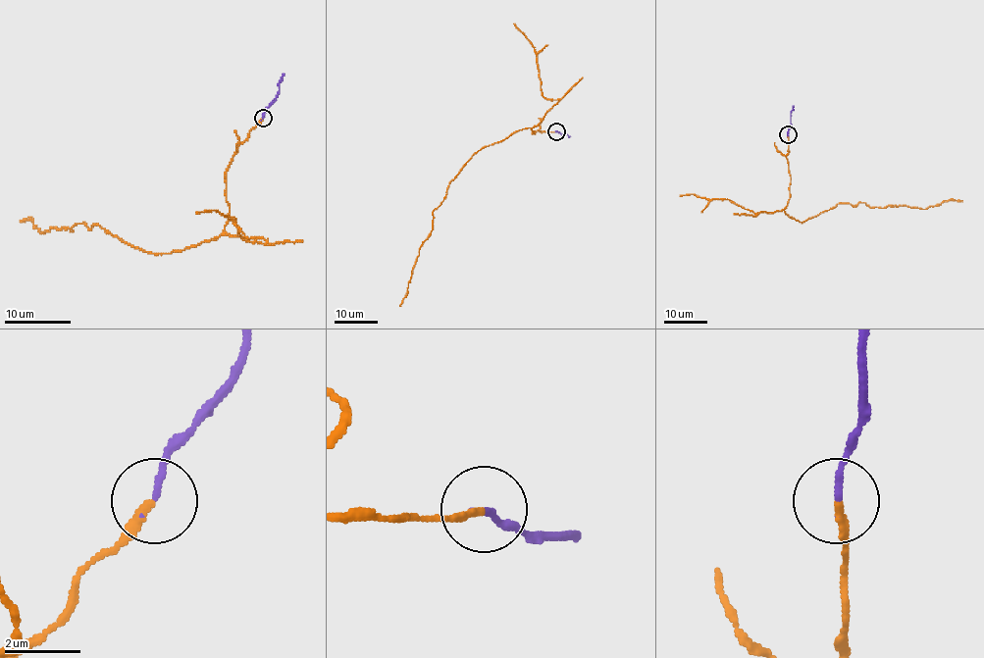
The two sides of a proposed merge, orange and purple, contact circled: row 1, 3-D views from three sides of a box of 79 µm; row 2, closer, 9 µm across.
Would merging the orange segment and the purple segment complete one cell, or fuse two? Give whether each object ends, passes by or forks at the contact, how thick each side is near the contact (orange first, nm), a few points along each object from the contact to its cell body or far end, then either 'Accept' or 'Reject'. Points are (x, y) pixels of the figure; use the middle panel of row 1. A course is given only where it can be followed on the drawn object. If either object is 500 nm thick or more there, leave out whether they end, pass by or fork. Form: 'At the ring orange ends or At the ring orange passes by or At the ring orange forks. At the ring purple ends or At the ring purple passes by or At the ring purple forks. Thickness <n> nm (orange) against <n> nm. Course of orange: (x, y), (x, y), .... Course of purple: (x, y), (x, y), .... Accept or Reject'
At the ring orange ends. At the ring purple ends. Thickness 200 nm (orange) against 150 nm. Course of orange: (556, 130), (519, 129), (474, 154), (433, 211), (433, 229), (419, 250), (399, 306). Course of purple: (556, 130), (570, 136). Accept

